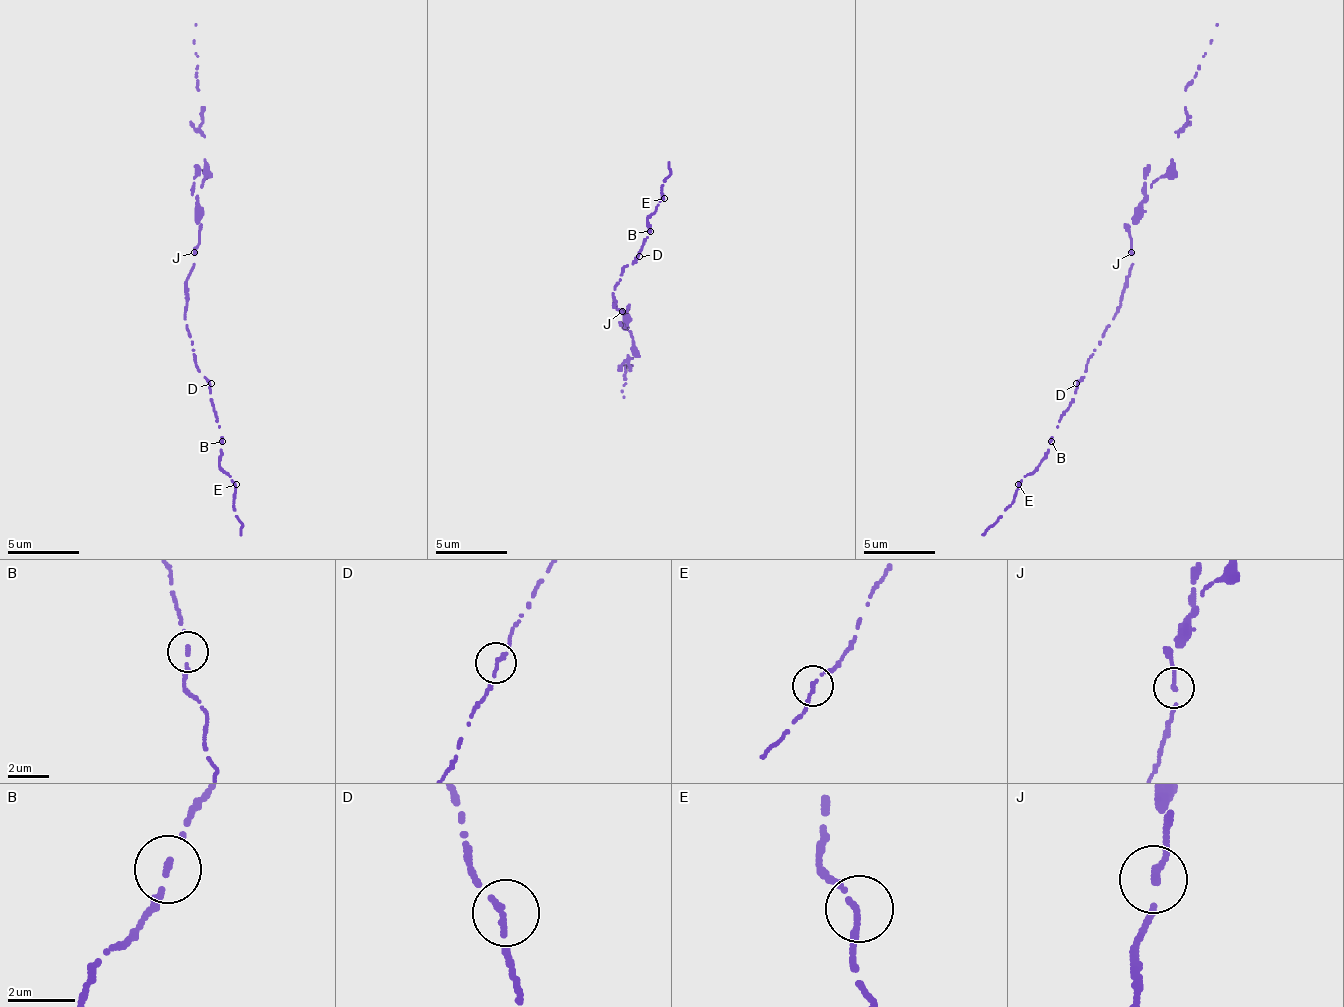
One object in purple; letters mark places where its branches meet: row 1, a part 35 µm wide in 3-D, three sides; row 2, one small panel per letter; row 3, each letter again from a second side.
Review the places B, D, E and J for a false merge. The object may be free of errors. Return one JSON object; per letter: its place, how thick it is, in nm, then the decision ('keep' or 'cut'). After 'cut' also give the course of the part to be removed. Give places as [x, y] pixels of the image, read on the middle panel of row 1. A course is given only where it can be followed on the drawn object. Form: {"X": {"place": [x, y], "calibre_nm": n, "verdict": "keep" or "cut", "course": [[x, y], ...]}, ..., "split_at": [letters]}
{"B": {"place": [650, 231], "calibre_nm": 220, "verdict": "keep"}, "D": {"place": [639, 256], "calibre_nm": 170, "verdict": "keep"}, "E": {"place": [664, 198], "calibre_nm": 170, "verdict": "keep"}, "J": {"place": [622, 311], "calibre_nm": 160, "verdict": "cut", "course": [[621, 310], [628, 310], [621, 325], [624, 325], [632, 335], [632, 357], [621, 393], [624, 397]]}, "split_at": ["J"]}

